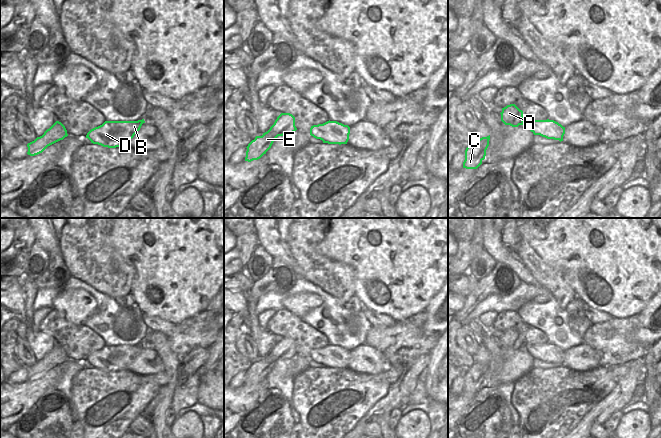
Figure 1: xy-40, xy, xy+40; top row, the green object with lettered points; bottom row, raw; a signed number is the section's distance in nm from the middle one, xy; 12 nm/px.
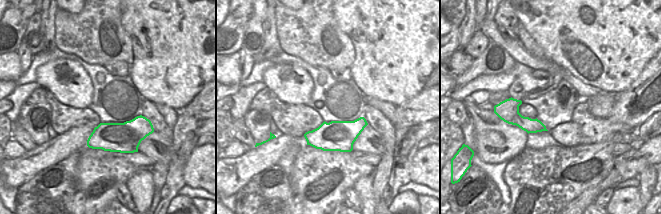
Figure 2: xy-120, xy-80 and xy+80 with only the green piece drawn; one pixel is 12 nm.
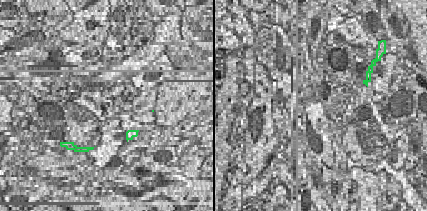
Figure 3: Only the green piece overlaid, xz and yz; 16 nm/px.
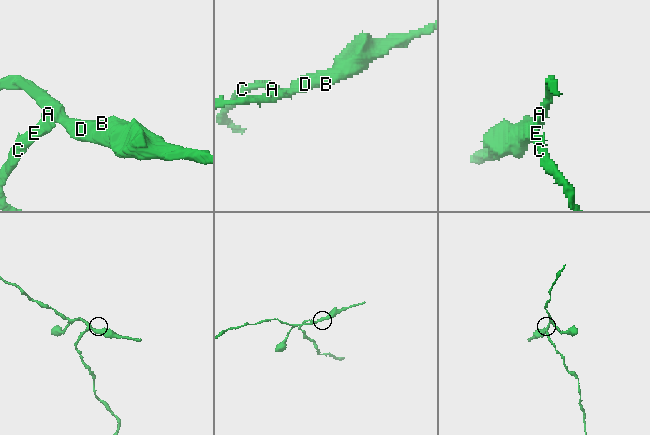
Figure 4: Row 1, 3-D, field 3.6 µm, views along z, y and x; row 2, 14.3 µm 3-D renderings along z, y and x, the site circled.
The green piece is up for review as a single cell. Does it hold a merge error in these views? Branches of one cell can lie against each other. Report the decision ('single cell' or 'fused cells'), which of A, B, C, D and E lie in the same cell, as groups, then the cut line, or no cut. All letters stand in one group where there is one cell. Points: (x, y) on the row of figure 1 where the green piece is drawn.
fused cells | A B D / C E | xy+40 (501, 118), (508, 122), (517, 122), (519, 124)

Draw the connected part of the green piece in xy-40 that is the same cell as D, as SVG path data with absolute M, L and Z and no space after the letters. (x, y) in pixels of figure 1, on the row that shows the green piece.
M144 119L138 121L105 121L102 125L91 129L86 138L91 143L103 147L116 148L129 145L129 141L140 130Z

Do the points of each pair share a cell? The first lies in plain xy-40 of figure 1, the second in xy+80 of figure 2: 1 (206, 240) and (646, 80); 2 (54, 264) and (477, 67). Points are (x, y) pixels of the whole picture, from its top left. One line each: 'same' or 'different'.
1: different
2: same

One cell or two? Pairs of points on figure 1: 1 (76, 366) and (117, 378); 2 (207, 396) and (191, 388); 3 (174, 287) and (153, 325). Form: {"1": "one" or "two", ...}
{"1": "two", "2": "two", "3": "two"}

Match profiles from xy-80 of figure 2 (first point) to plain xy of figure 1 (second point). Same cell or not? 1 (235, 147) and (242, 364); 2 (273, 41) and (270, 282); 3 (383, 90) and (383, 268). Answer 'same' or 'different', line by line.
1: different
2: same
3: same

